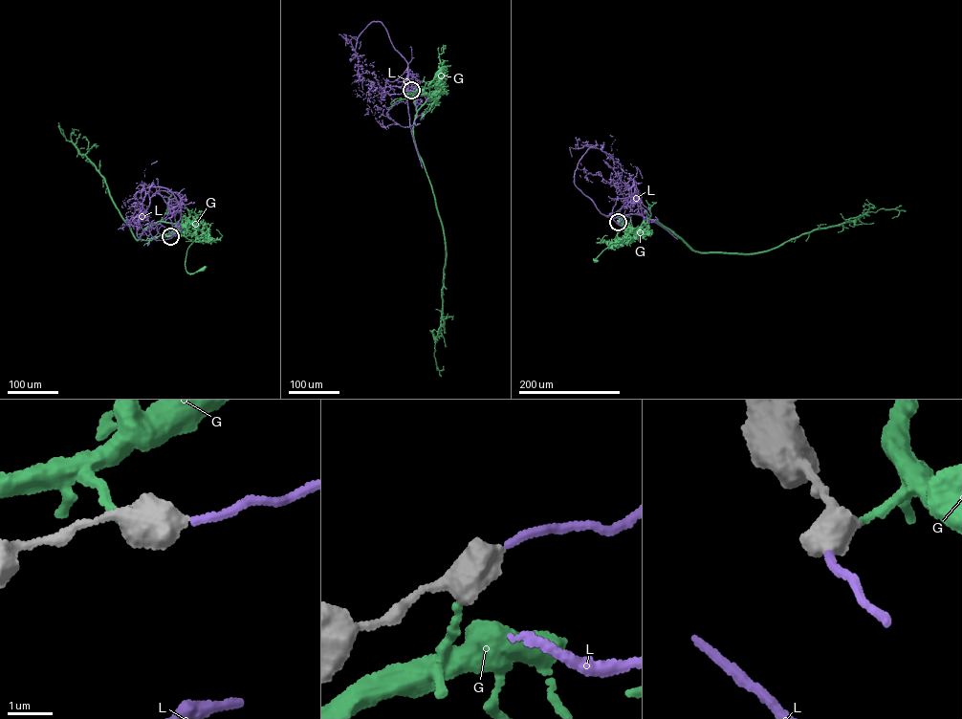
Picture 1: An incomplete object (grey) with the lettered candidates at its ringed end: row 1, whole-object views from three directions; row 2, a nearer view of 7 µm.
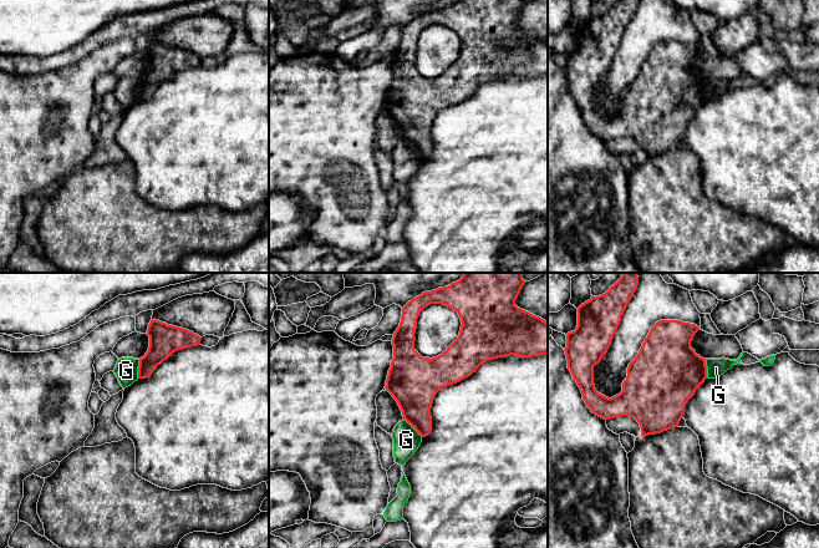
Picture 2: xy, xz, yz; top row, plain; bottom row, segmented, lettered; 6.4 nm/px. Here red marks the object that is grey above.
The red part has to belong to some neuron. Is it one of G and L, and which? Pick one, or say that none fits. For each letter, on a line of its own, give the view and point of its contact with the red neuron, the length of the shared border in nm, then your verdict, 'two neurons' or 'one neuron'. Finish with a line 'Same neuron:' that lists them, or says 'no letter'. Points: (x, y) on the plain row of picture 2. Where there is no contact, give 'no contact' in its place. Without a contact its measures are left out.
G: xz (413, 147) | 170 nm | two neurons
L: no contact | one neuron
Same neuron: L

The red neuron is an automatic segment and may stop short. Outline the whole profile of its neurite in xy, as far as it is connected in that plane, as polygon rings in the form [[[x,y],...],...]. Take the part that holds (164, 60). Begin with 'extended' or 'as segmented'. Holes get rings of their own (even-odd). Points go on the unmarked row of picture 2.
as segmented; [[[151,41],[147,51],[149,68],[139,80],[138,100],[146,100],[173,73],[200,66],[202,59],[183,49],[168,46],[159,41]]]

